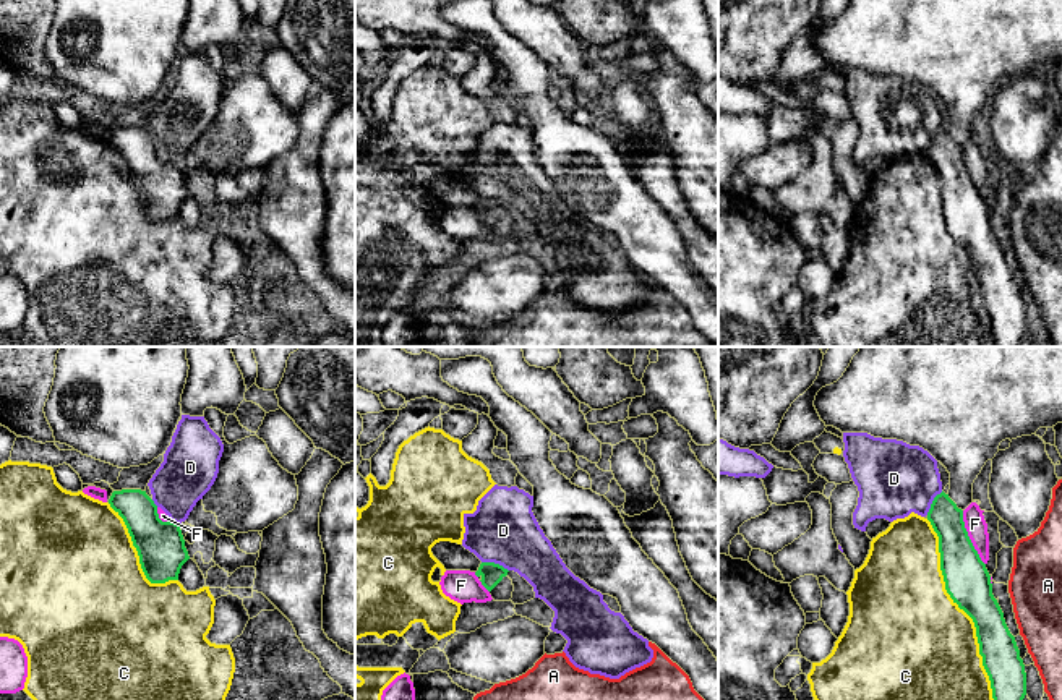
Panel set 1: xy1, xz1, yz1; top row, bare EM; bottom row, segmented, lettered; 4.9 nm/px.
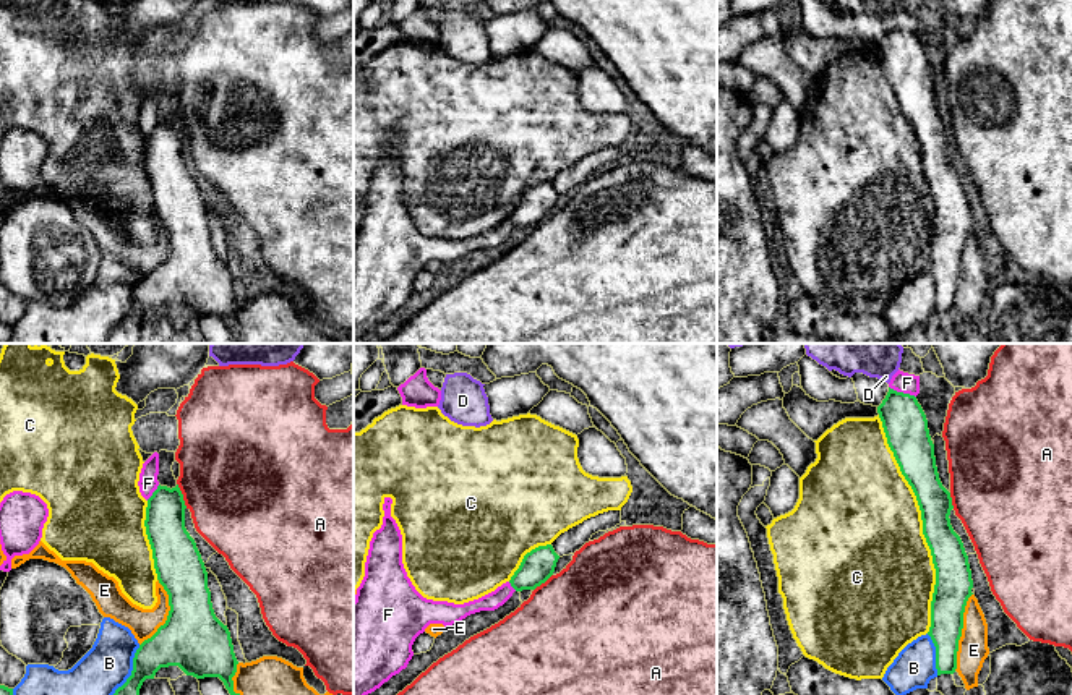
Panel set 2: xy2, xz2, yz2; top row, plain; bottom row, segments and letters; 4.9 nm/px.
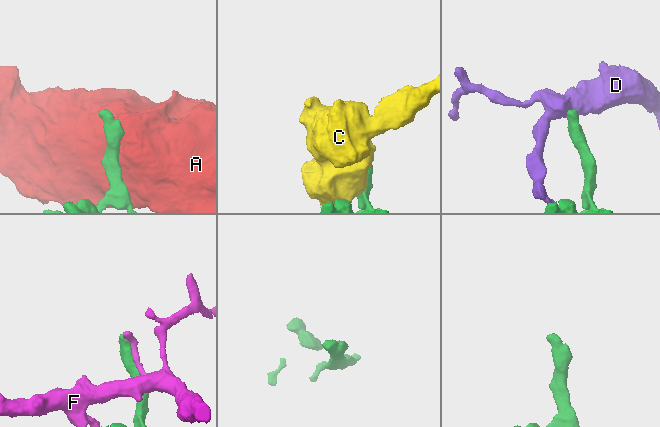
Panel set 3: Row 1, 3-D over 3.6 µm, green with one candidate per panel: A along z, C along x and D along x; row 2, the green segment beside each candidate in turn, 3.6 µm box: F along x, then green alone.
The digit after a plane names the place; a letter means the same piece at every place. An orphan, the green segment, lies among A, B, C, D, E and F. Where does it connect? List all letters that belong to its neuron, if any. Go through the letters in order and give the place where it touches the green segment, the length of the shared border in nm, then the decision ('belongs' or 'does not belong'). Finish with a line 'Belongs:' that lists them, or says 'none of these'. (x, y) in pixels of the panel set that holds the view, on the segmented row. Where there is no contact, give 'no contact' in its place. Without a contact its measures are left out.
A: xy2 (182, 496) | 140 nm | does not belong
B: xy2 (133, 669) | 280 nm | does not belong
C: yz2 (923, 524) | 1100 nm | does not belong
D: xz1 (495, 564) | 140 nm | does not belong
E: yz2 (960, 632) | 400 nm | does not belong
F: yz1 (968, 538) | 300 nm | does not belong
Belongs: none of these

